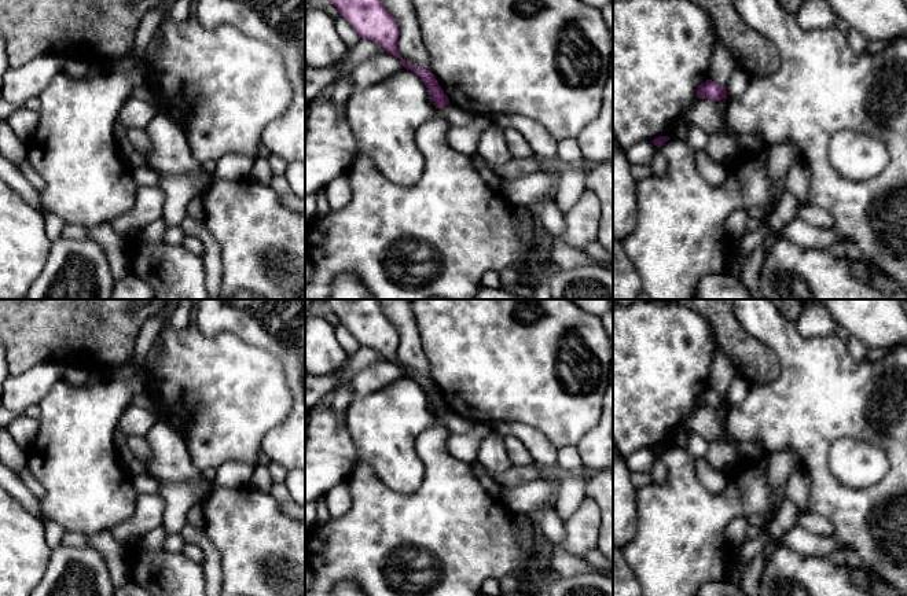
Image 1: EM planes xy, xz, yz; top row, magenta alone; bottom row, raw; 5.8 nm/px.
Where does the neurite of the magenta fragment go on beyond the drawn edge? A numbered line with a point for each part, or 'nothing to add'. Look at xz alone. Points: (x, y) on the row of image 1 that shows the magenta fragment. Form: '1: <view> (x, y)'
1: xz (456, 117)

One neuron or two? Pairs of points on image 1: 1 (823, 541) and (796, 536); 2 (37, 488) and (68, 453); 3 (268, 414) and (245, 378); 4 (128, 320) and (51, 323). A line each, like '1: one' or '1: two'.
1: one
2: two
3: one
4: one

